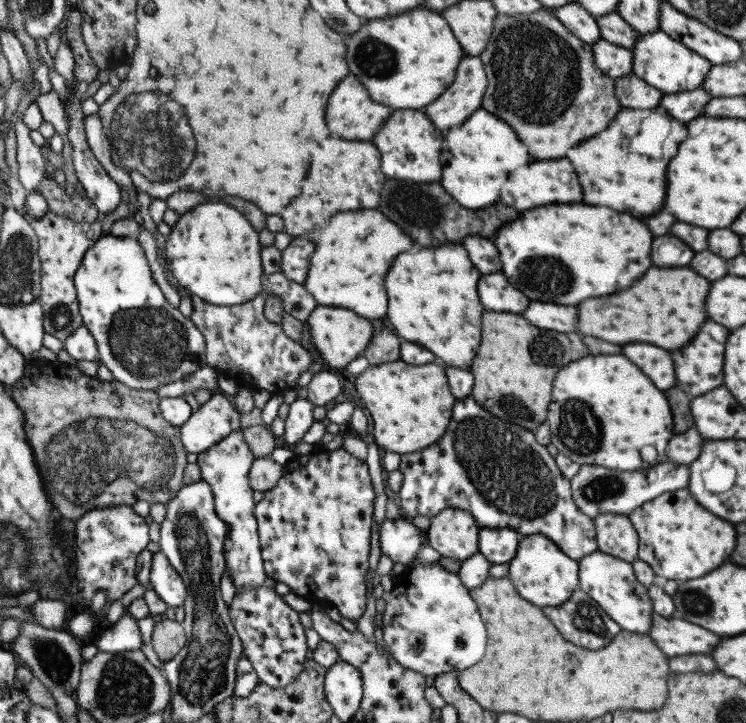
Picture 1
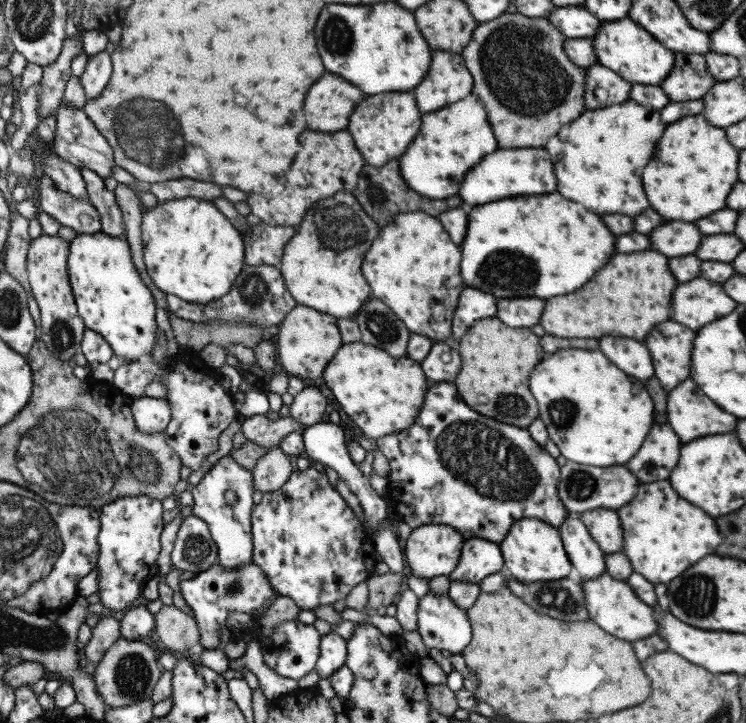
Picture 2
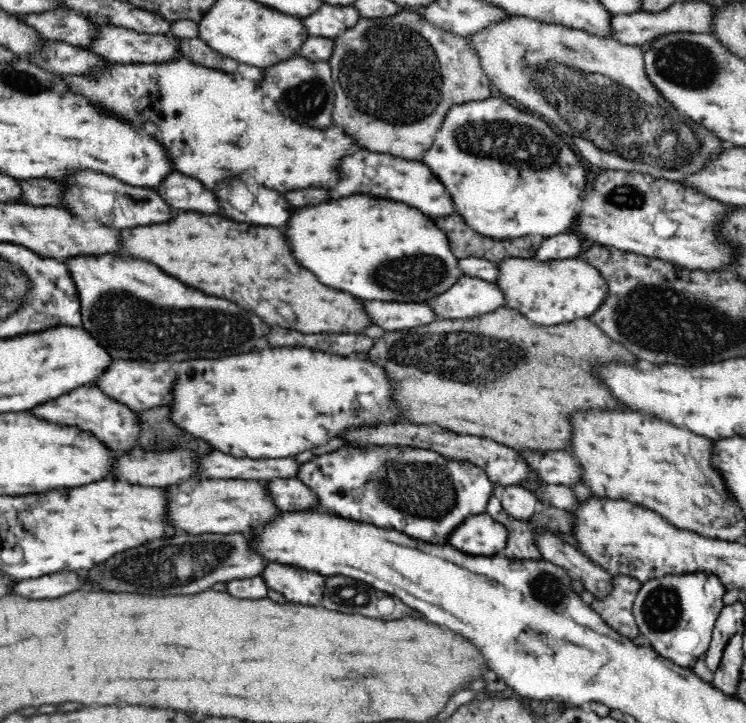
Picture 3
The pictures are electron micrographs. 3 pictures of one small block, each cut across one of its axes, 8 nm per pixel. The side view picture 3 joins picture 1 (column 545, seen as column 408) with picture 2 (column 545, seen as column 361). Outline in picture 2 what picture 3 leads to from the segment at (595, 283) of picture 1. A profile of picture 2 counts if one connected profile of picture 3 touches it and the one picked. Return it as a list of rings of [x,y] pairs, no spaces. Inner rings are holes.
[[[557,192],[541,194],[541,196],[517,196],[517,198],[505,198],[505,200],[497,200],[497,202],[487,202],[483,206],[473,206],[469,210],[469,214],[467,214],[465,238],[459,244],[459,248],[461,248],[461,266],[459,266],[461,268],[461,278],[463,278],[465,286],[489,292],[495,298],[531,298],[531,296],[535,296],[535,298],[549,298],[549,296],[559,296],[559,294],[573,292],[575,288],[585,284],[607,262],[607,258],[613,254],[613,240],[615,240],[613,234],[603,226],[603,222],[599,222],[597,216],[587,212],[583,206],[561,198]]]

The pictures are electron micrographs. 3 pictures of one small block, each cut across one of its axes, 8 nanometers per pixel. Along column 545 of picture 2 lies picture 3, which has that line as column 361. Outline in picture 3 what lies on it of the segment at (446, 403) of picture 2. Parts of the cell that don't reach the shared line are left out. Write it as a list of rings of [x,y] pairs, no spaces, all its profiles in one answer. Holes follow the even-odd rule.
[[[340,450],[340,452],[334,452],[334,454],[324,454],[324,456],[318,456],[316,460],[308,462],[308,464],[300,464],[300,476],[298,476],[304,486],[308,486],[314,494],[320,496],[320,504],[330,510],[332,514],[340,514],[342,518],[346,520],[352,520],[352,522],[364,522],[364,524],[370,524],[370,526],[378,526],[382,530],[398,530],[402,534],[408,534],[410,538],[414,540],[420,540],[420,542],[430,542],[430,544],[448,544],[448,536],[466,520],[466,518],[472,518],[476,514],[484,514],[486,512],[486,504],[488,504],[488,498],[492,498],[492,490],[494,490],[494,484],[490,484],[488,476],[478,468],[474,466],[472,462],[458,462],[458,460],[450,460],[450,458],[444,458],[442,454],[434,452],[434,450],[408,450],[408,452],[396,452],[396,450],[380,450],[380,452],[370,452],[370,454],[364,454],[364,452],[358,452],[358,450]]]

